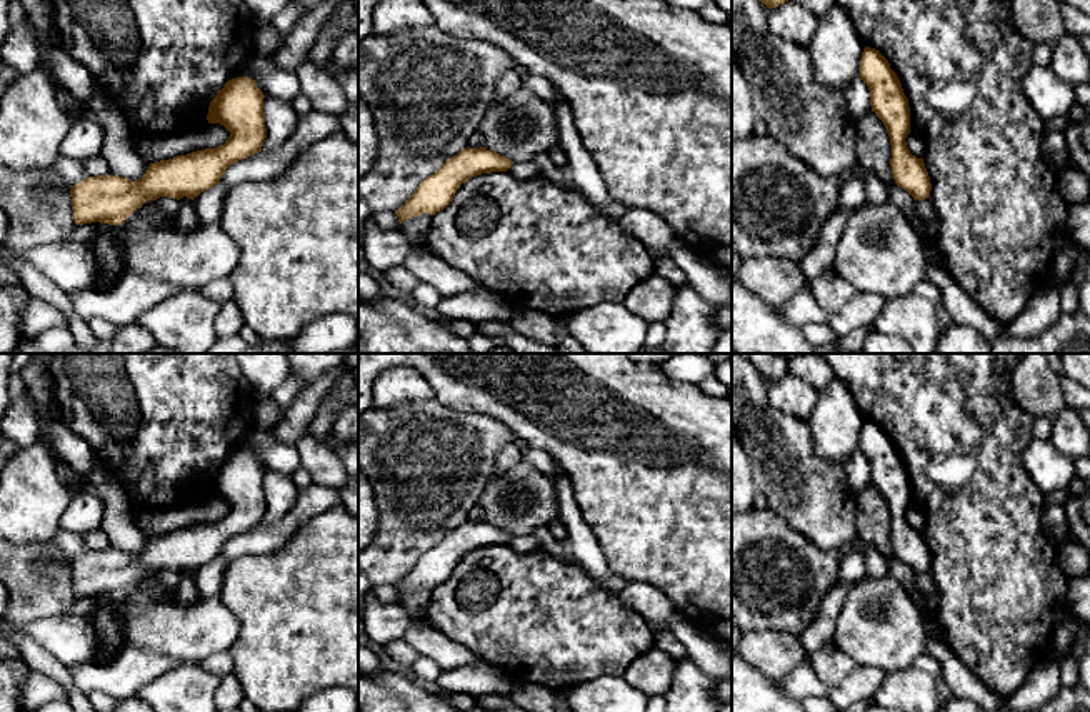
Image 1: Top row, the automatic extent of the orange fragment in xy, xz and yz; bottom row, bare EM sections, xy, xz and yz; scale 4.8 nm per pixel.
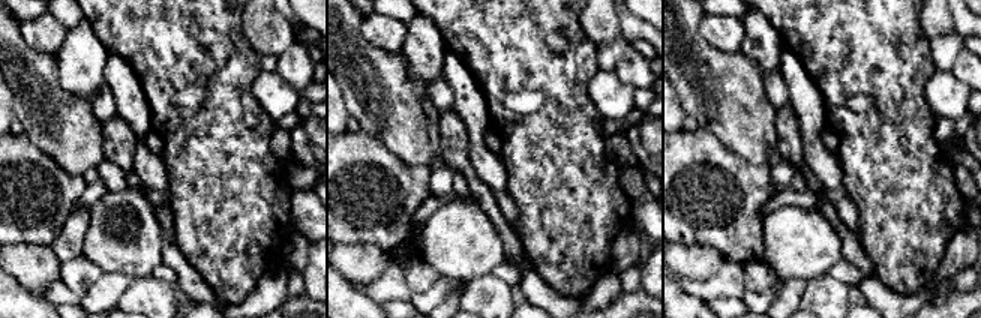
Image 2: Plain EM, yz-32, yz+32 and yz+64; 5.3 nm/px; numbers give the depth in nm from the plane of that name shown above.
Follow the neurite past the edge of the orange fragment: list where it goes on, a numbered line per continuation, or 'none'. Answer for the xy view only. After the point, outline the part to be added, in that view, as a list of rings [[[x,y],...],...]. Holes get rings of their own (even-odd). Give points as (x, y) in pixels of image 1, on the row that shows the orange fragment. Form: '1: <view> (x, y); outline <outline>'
none

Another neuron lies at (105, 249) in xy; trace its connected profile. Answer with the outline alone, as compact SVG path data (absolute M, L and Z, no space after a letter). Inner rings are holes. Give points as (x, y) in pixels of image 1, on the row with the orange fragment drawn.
M102 223L92 245L102 267L100 282L92 288L108 290L125 275L117 242L108 235L108 223Z

